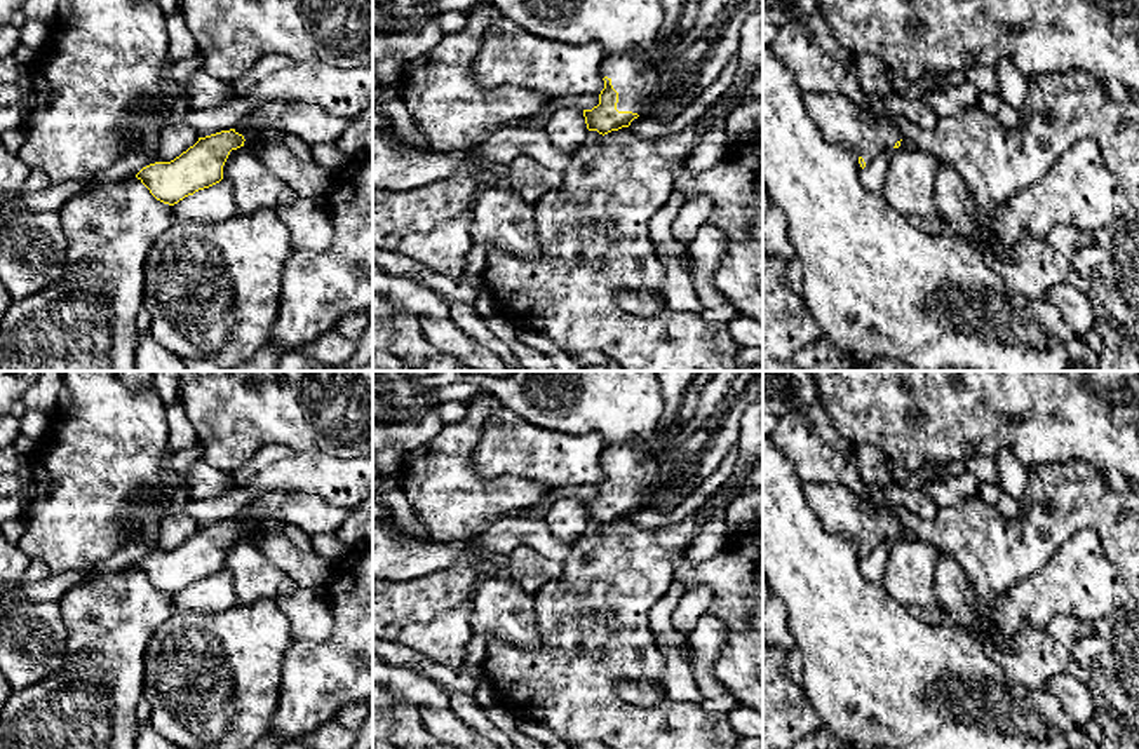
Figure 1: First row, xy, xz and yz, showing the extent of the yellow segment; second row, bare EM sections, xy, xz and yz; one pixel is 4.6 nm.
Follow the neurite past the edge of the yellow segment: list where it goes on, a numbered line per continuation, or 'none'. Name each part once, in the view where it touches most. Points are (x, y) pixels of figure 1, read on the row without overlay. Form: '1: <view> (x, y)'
1: xz (699, 425)

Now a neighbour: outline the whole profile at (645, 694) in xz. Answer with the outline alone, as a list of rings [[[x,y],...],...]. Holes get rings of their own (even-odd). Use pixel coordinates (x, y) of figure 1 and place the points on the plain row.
[[[622,681],[618,685],[618,698],[630,705],[651,707],[660,695],[650,681]]]

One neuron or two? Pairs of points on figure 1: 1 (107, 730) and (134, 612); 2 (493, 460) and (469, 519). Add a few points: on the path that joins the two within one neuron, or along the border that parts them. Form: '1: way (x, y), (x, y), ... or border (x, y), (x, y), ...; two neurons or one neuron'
1: way (107, 701), (108, 673), (117, 641); one neuron
2: border (478, 441), (474, 467), (483, 478), (528, 479); two neurons

